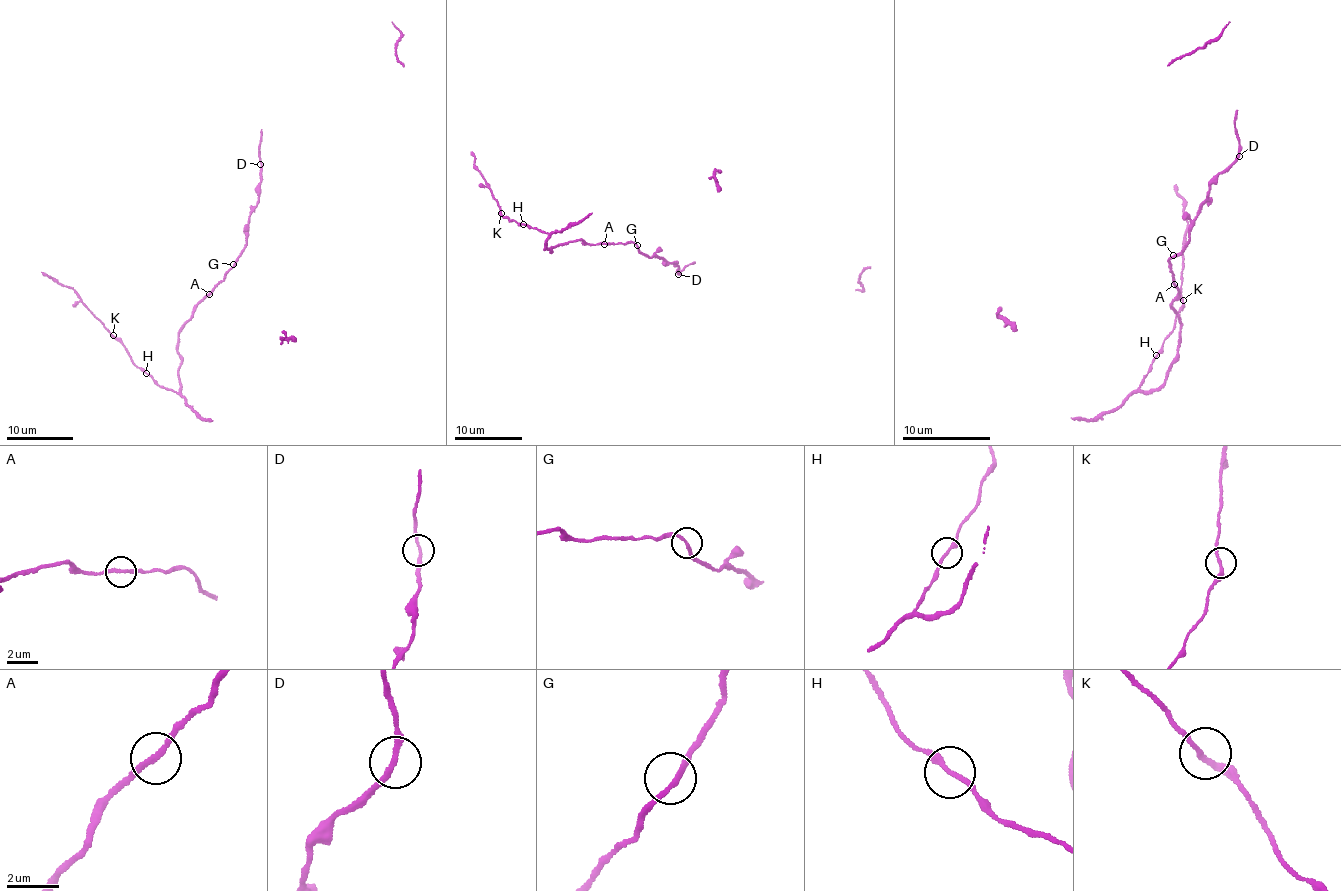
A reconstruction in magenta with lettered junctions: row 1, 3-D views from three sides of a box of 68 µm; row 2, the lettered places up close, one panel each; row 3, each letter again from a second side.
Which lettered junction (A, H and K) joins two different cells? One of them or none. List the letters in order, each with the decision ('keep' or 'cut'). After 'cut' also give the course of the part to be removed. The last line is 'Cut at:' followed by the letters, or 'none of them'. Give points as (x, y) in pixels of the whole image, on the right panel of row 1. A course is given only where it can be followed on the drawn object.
A: keep
H: keep
K: keep
Cut at: none of them

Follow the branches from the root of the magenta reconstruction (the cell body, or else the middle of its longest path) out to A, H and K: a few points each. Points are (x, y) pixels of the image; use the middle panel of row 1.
A: (627, 243), (603, 244)
H: (627, 243), (592, 245), (578, 239), (557, 245), (549, 252), (543, 248), (548, 233), (523, 224)
K: (627, 243), (592, 245), (578, 239), (549, 252), (543, 248), (548, 233), (513, 219), (510, 221), (501, 213)

